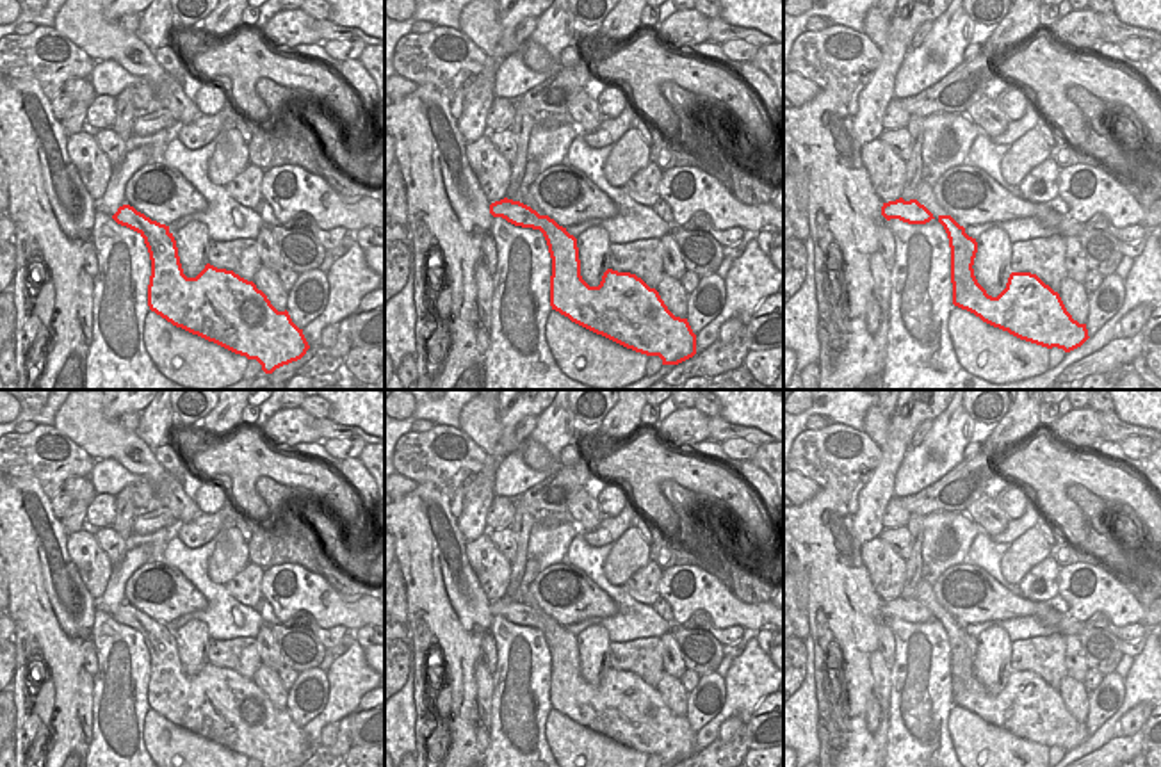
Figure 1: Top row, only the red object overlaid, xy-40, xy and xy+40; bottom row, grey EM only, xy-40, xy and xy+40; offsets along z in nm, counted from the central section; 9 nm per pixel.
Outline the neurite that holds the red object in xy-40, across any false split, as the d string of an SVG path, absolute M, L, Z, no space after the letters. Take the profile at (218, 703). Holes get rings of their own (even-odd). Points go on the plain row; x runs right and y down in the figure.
M130 603L119 605L112 618L144 637L151 658L151 710L176 726L256 758L262 767L280 767L306 753L310 744L303 728L287 708L278 710L253 680L210 662L196 676L187 676L169 625Z

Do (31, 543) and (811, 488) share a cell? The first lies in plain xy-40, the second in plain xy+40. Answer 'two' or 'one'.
two

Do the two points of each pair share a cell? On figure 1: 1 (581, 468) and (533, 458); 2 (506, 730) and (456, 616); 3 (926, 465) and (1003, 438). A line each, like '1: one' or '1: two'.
1: two
2: two
3: two

